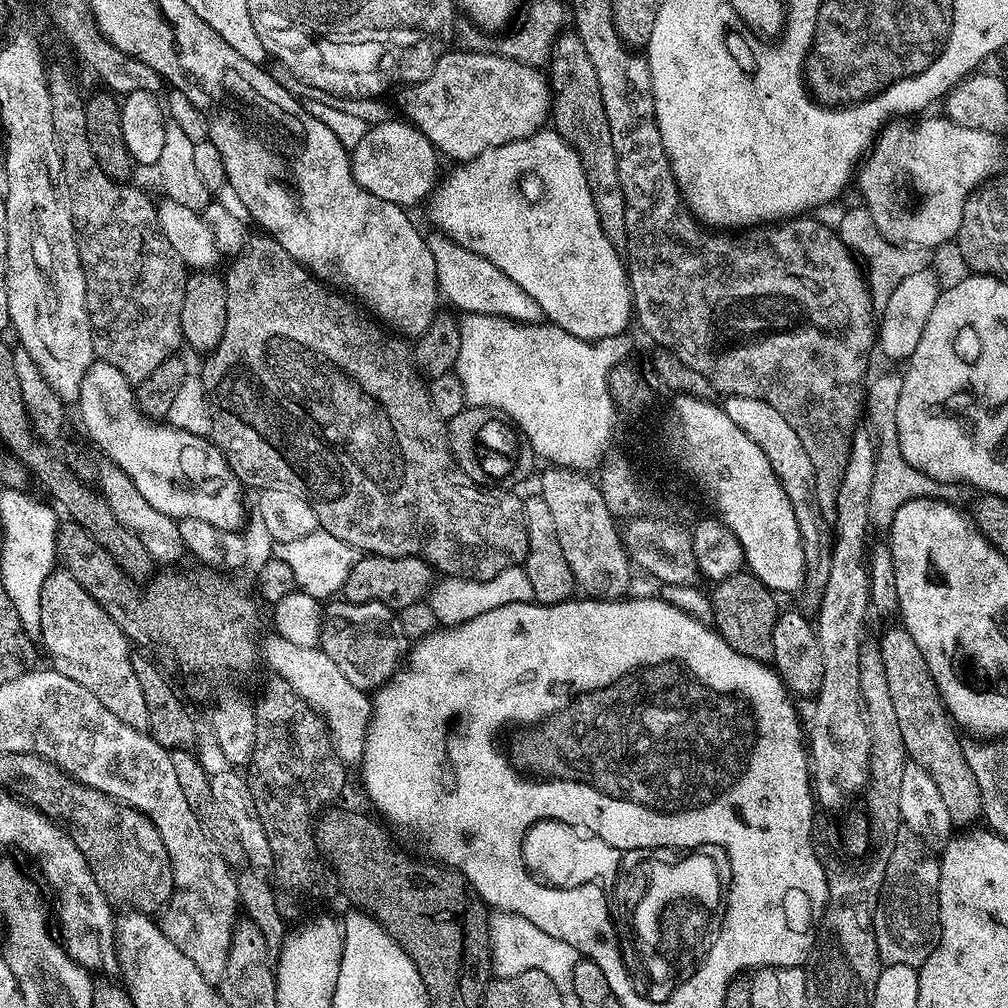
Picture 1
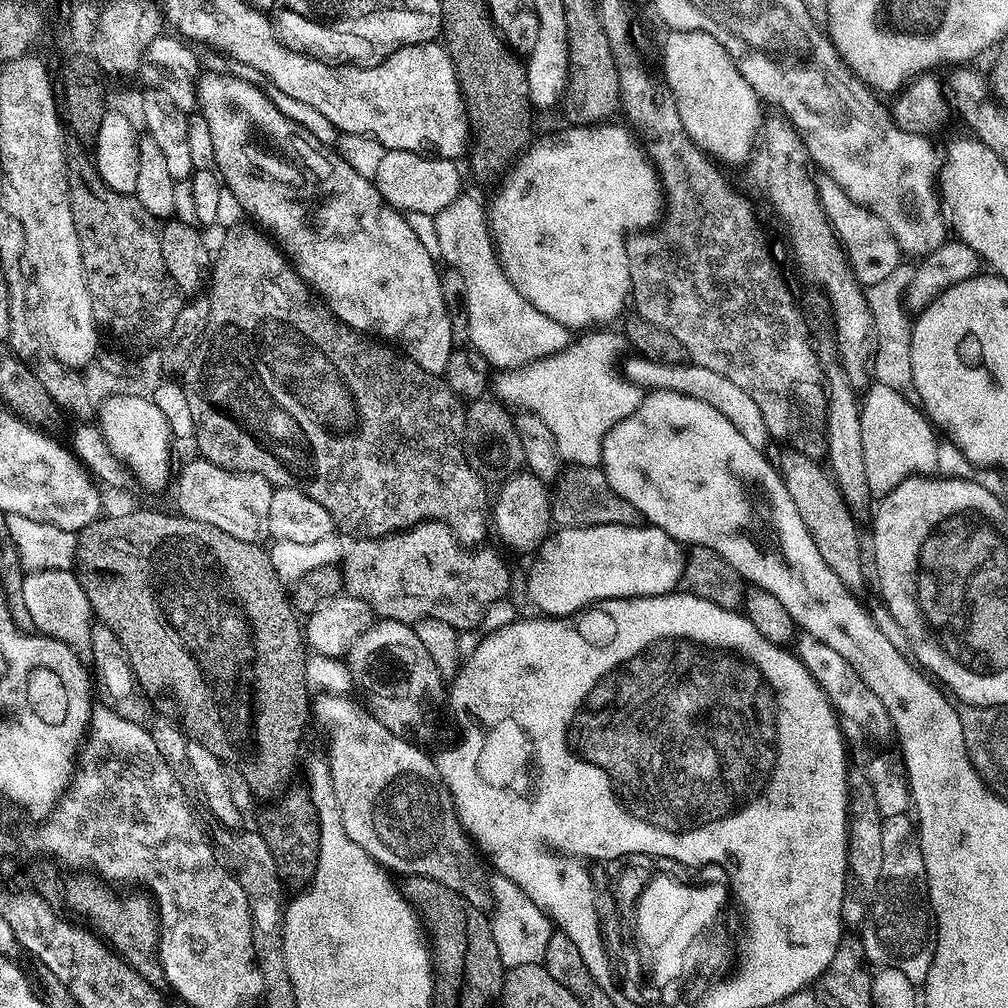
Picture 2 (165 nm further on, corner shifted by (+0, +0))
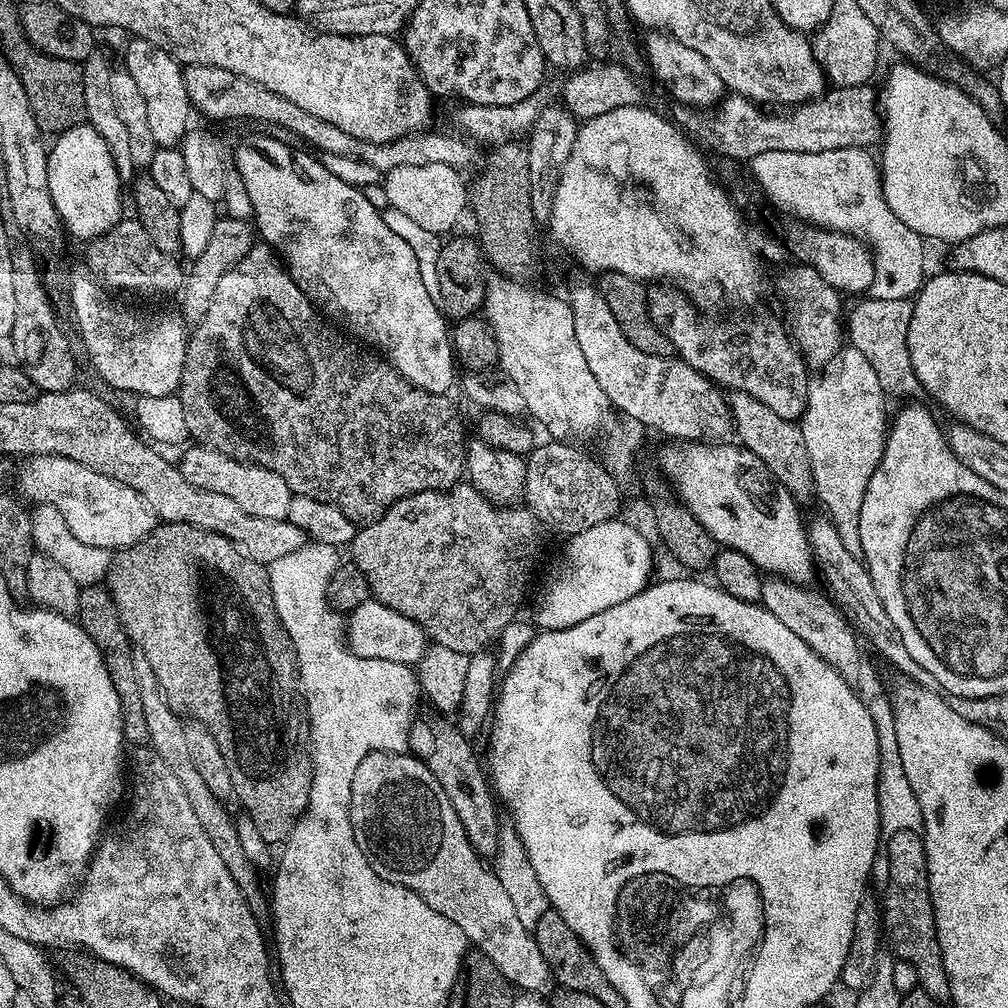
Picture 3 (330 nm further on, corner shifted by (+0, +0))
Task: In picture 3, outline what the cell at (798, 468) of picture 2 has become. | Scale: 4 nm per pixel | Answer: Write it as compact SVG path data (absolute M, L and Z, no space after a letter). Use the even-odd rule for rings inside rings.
M733 391L727 402L732 409L735 435L740 435L739 443L766 462L776 481L786 486L797 505L805 506L814 500L814 474L810 470L810 454L806 450L806 438L802 438L799 423L782 418L782 414L774 414L766 402L758 402L758 398L750 398L750 394L745 392Z

